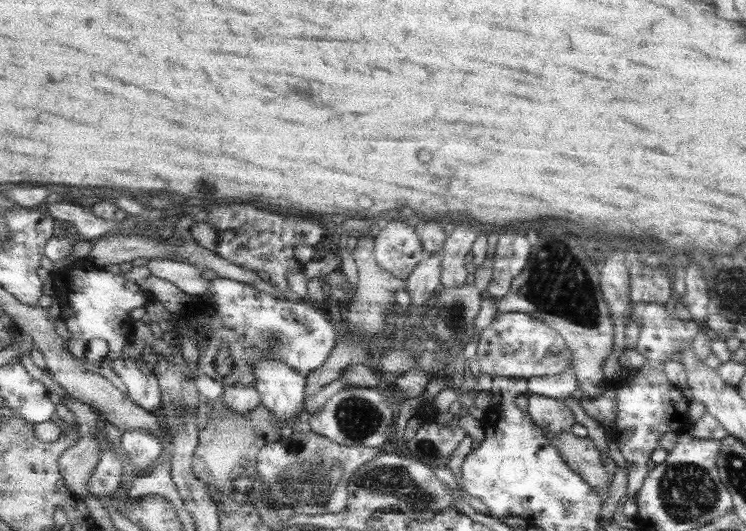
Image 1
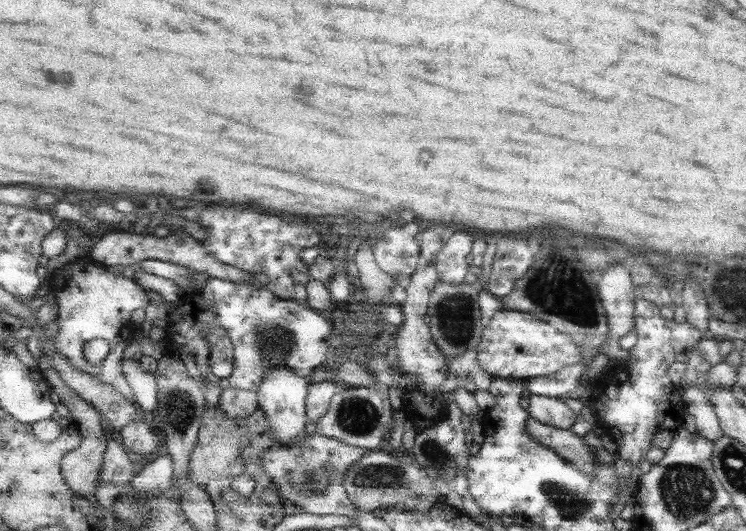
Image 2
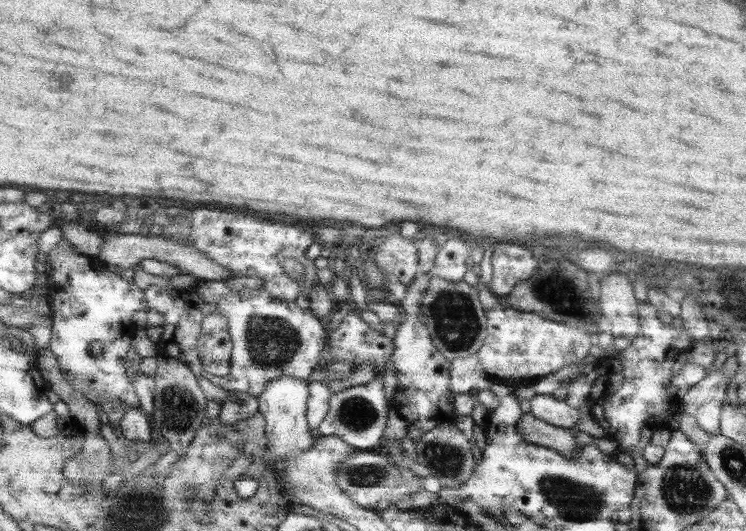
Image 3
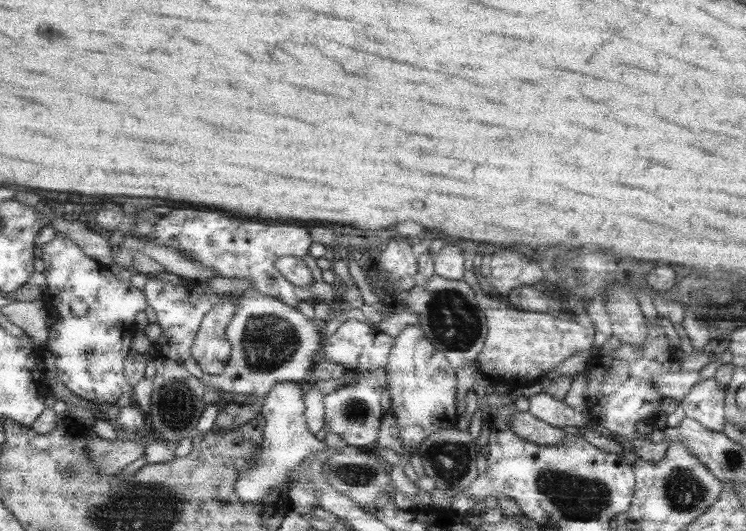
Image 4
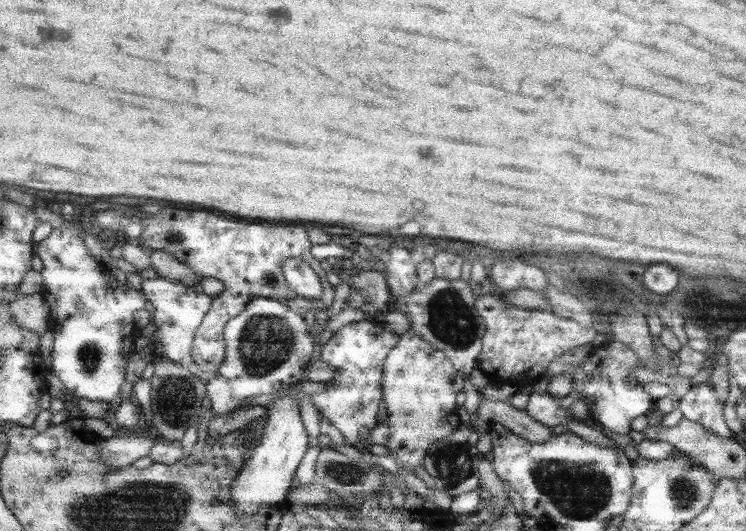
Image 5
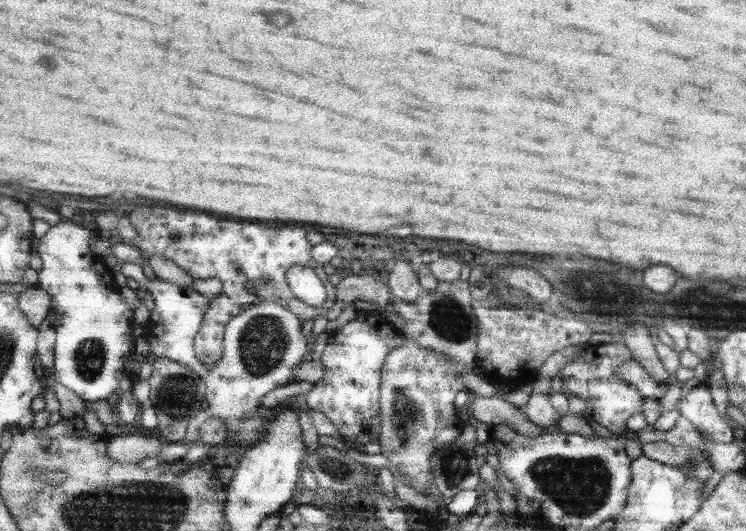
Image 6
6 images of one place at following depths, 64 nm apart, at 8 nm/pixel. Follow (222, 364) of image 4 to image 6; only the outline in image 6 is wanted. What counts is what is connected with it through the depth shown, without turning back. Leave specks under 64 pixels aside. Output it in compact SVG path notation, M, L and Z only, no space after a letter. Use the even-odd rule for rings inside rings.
M138 208L128 210L131 225L136 228L137 236L133 243L150 260L154 256L166 256L185 268L197 280L222 280L222 294L211 302L206 312L203 326L196 339L198 358L208 368L214 368L224 354L224 334L230 320L238 314L262 302L276 302L289 308L303 323L314 321L316 316L326 316L330 308L338 302L337 286L328 286L326 304L314 307L298 299L292 291L287 275L296 264L304 264L321 273L325 266L315 260L315 243L308 238L306 228L270 228L254 221L222 220L218 216L194 210L176 208Z

